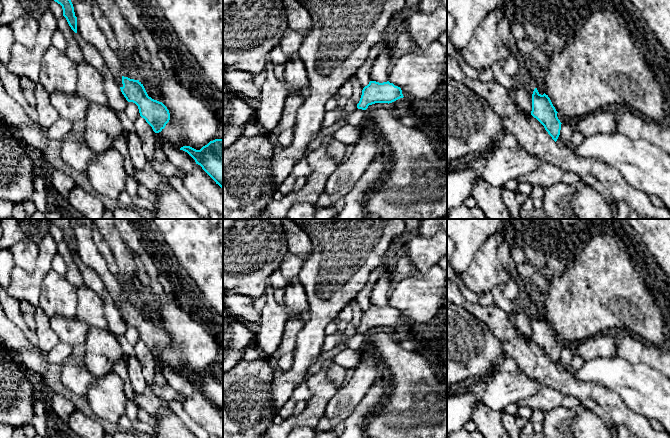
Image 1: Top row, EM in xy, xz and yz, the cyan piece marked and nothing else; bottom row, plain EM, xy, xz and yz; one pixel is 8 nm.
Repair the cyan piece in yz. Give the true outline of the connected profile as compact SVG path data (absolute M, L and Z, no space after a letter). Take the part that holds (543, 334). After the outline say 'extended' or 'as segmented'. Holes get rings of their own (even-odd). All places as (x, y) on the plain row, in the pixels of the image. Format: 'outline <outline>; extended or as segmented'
outline M535 312L532 318L531 339L544 350L555 366L560 359L562 348L557 341L557 337L548 319L545 317L541 319Z; as segmented

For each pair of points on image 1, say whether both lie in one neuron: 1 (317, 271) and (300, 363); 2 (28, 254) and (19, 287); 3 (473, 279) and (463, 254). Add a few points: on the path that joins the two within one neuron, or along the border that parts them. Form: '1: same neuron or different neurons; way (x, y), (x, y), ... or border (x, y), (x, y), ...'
1: same neuron; way (318, 294), (318, 322), (310, 340)
2: different neurons; border (38, 250), (36, 264), (31, 271), (16, 266)
3: different neurons; border (482, 246), (470, 264), (459, 272)

